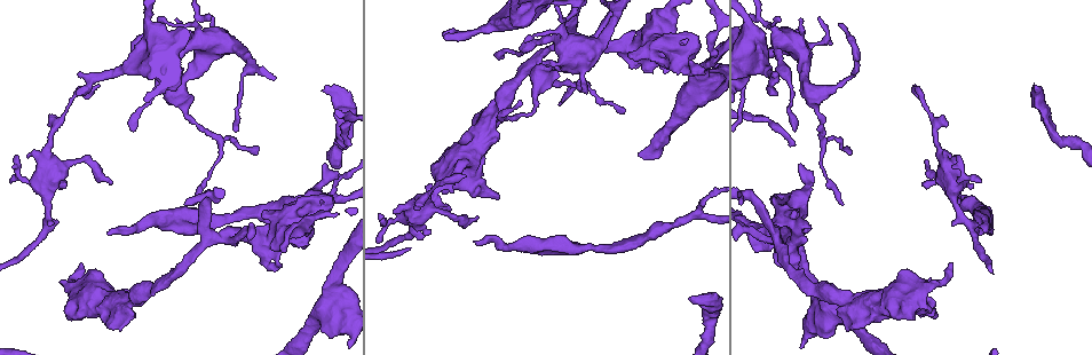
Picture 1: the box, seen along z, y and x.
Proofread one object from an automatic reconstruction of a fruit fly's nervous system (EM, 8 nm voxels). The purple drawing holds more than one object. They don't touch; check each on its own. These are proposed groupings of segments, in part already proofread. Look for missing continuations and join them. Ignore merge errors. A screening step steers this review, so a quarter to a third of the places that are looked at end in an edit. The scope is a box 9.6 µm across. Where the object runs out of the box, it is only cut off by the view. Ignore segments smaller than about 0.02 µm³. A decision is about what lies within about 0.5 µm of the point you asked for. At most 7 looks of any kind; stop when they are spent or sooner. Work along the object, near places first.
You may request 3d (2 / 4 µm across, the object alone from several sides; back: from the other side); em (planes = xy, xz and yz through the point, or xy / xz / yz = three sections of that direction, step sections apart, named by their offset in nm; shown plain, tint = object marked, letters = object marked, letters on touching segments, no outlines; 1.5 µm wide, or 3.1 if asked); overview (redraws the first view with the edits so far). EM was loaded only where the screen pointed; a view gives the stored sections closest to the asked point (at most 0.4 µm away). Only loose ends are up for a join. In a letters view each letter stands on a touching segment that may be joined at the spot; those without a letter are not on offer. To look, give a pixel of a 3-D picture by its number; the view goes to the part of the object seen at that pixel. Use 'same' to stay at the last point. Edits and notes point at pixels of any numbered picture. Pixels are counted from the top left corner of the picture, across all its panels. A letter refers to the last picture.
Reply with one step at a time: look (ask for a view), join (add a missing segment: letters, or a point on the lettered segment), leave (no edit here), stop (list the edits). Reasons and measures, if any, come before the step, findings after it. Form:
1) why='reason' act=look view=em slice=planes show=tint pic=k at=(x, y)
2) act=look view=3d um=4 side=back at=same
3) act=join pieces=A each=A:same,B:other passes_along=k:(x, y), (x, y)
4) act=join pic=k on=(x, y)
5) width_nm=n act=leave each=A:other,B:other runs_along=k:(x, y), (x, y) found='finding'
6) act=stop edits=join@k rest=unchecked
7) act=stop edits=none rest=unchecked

act=look view=em slice=planes show=letters pic=1 at=(772, 92)

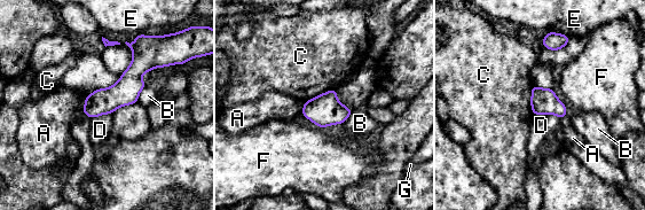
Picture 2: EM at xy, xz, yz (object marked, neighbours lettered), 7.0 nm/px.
longest_contact=C:240nm act=leave each=A:other,B:other,C:other,D:other,E:other,F:other,G:other runs_along=2:(140, 47), (133, 75), (88, 113) found='none of them fits'

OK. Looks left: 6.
why='an open end' act=look view=3d um=4 pic=1 at=(70, 320)

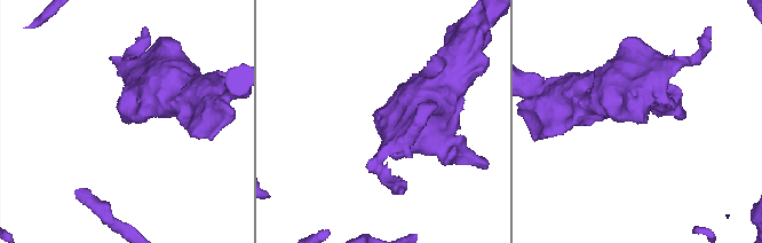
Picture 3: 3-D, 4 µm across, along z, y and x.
why='shape alone is not enough' act=look view=em slice=planes show=plain pic=3 at=(128, 122)

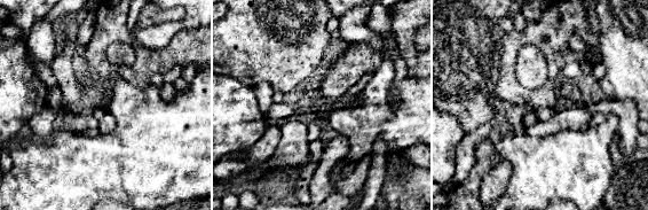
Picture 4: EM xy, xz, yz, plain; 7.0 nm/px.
act=look view=em slice=planes show=letters at=same

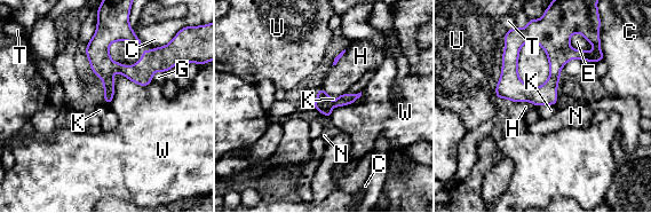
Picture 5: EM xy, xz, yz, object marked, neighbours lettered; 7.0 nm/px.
longest_contact=U:460nm act=leave each=C:other,E:other,G:other,H:other,K:other,N:other,T:other,U:other,W:other runs_along=5:(97, 36), (112, 66), (161, 68) found='none of them fits'

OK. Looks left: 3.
act=look view=em slice=planes show=letters pic=1 at=(325, 92)

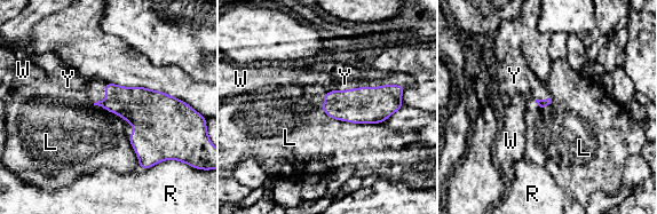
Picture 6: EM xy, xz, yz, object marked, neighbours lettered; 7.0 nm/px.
longest_contact=L:440nm act=join pic=6 on=(92, 90) each=L:other,R:other,W:other,Y:same found='the neuron continues'

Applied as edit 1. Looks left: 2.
act=stop edits=join@6 rest=unchecked

